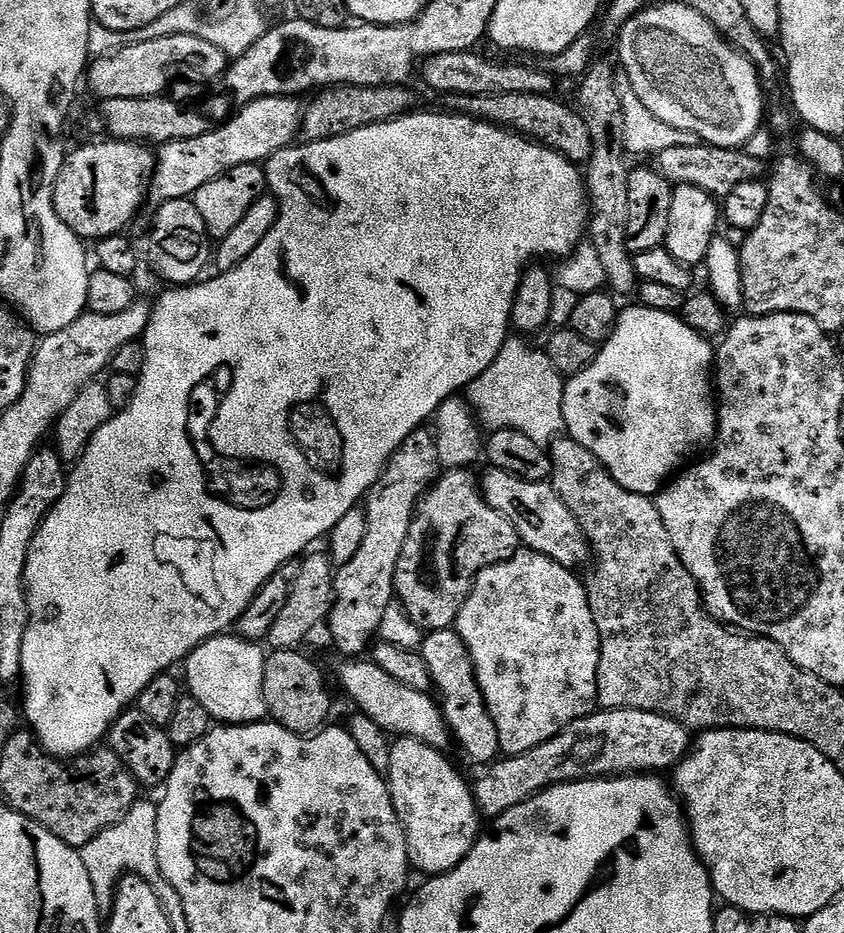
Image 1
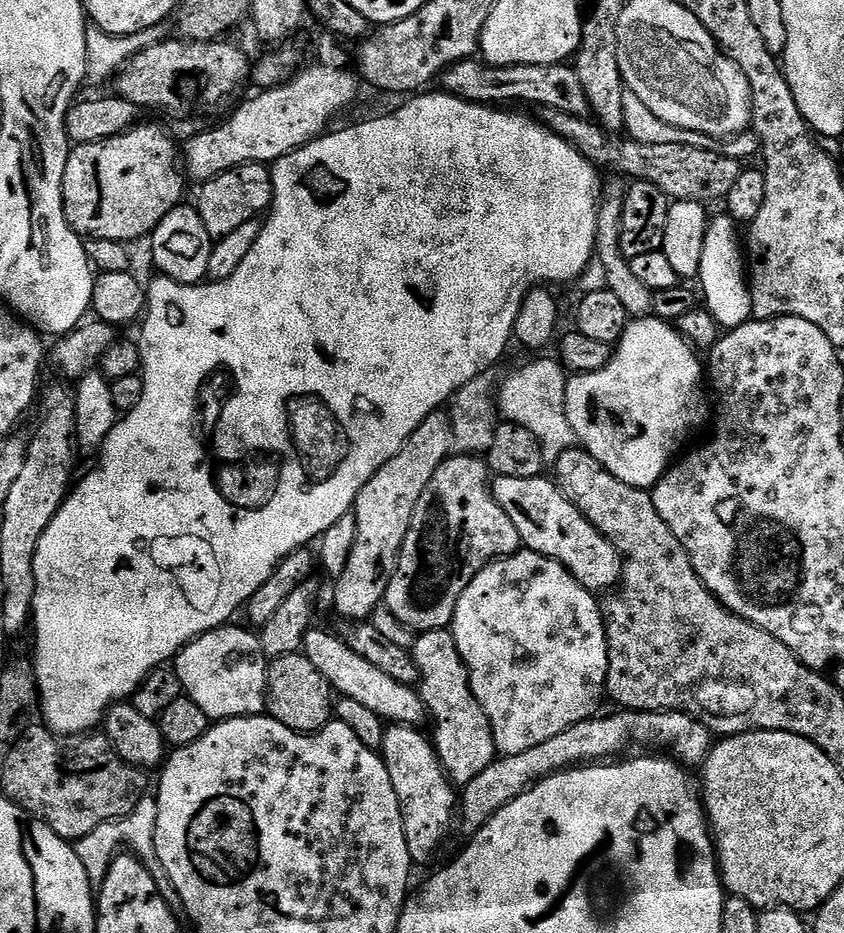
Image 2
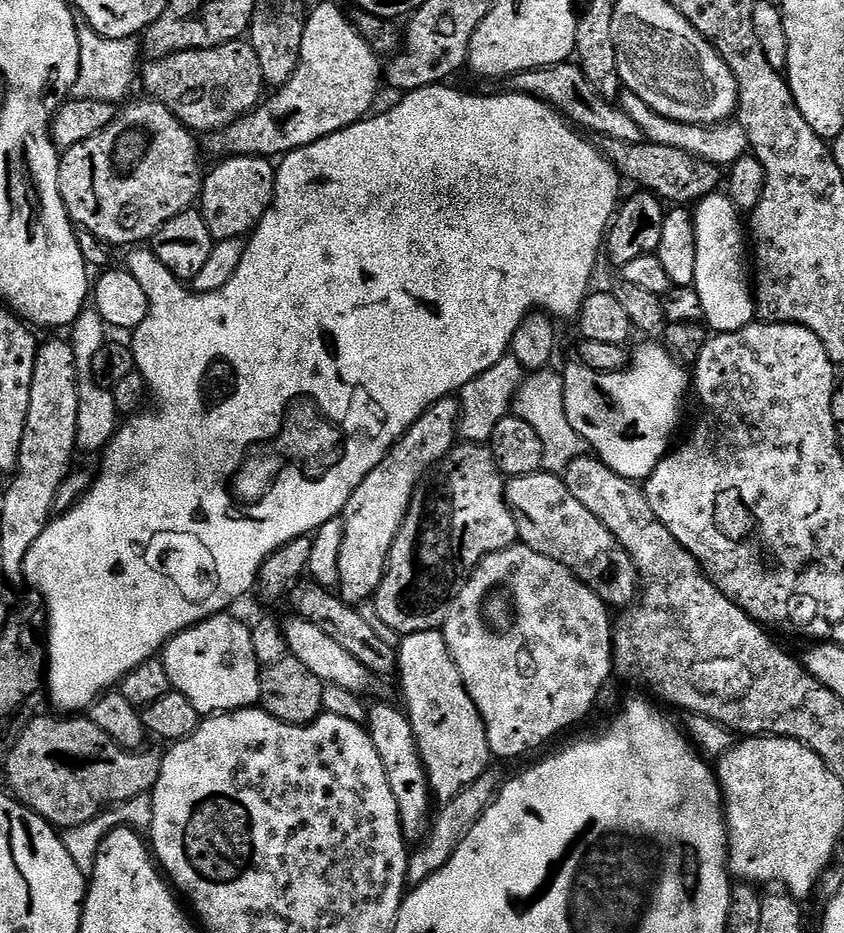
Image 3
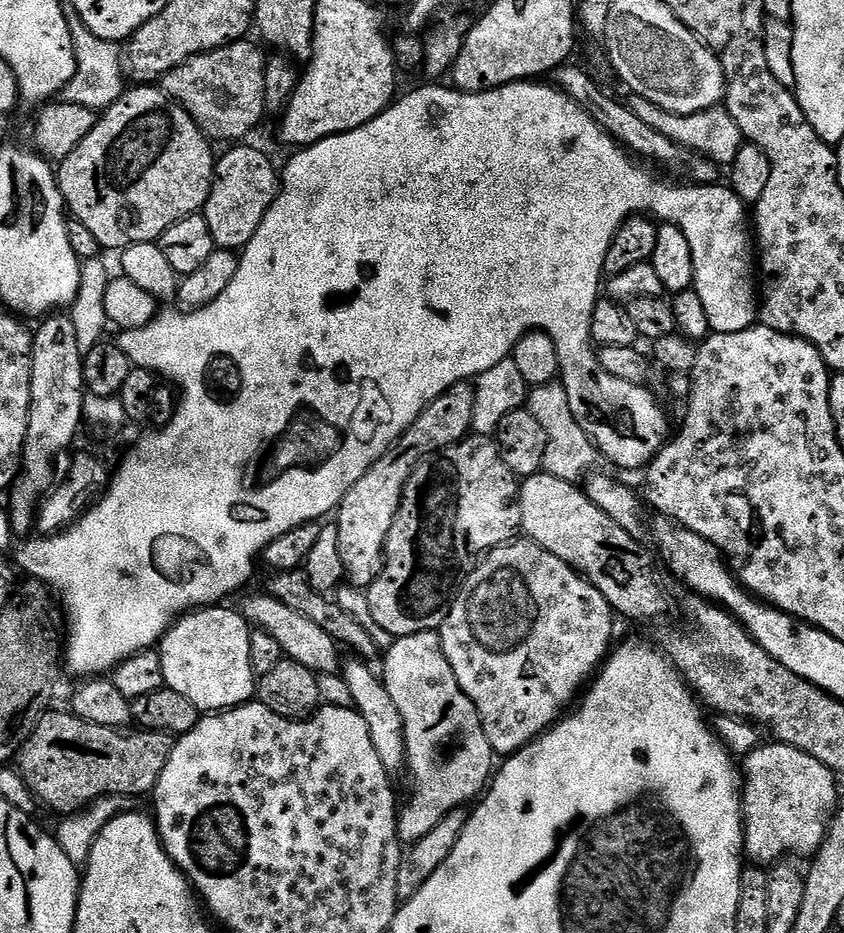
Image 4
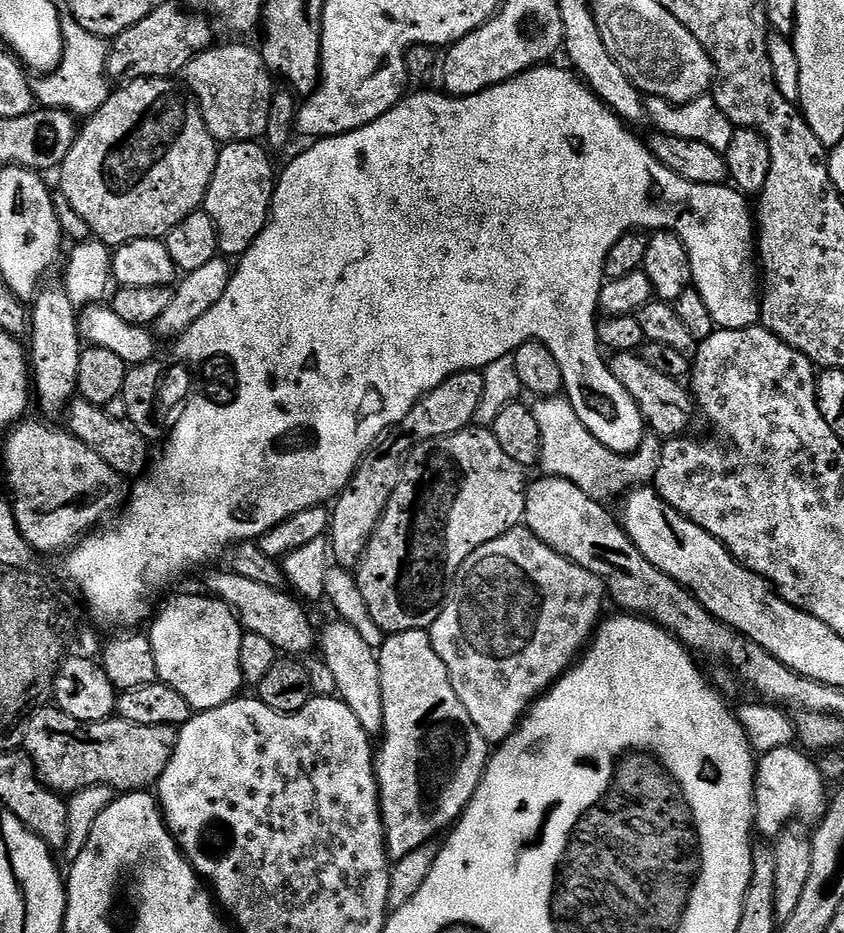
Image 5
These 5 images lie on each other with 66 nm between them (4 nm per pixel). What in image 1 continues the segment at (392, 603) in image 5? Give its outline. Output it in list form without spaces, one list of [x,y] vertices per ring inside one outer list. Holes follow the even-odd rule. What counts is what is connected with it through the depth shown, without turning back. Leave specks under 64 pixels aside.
[[[468,470],[445,471],[425,492],[418,511],[413,515],[410,534],[406,534],[406,542],[398,558],[395,599],[410,622],[417,624],[425,633],[453,627],[466,598],[472,593],[478,574],[498,562],[506,562],[522,547],[520,535],[512,523],[484,501],[477,477],[471,474]]]

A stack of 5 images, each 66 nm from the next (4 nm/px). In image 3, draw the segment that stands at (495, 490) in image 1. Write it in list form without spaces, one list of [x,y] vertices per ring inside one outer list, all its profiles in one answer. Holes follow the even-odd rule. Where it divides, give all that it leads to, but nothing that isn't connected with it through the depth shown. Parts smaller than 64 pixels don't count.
[[[541,470],[529,476],[513,476],[507,481],[504,499],[508,501],[508,509],[514,514],[519,543],[566,566],[566,570],[575,574],[586,587],[594,590],[594,594],[598,594],[598,598],[602,598],[604,603],[613,609],[623,610],[637,599],[640,575],[636,573],[632,556],[622,546],[622,542],[618,542],[618,538],[614,538],[614,534],[610,534],[610,530],[606,530],[606,526],[602,526],[602,522],[598,522],[598,518],[594,518],[594,514],[590,514],[590,510],[586,510],[586,506],[582,506],[578,498],[574,498],[574,494],[570,494],[559,475]]]

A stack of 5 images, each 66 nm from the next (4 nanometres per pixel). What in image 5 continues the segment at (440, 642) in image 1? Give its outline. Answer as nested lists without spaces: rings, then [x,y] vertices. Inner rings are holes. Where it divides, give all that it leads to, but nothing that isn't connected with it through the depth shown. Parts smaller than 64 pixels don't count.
[[[419,628],[418,630],[406,630],[405,632],[393,632],[384,641],[384,645],[378,651],[380,658],[380,681],[382,682],[382,714],[384,715],[384,726],[382,729],[382,737],[384,736],[384,741],[379,741],[378,747],[374,752],[374,763],[376,765],[376,781],[380,787],[380,813],[384,819],[384,842],[388,845],[388,858],[389,861],[395,862],[406,858],[406,854],[411,854],[413,850],[418,850],[423,844],[431,844],[437,838],[436,835],[441,832],[441,834],[447,833],[449,829],[455,825],[456,821],[463,816],[464,812],[468,809],[468,803],[474,798],[474,794],[478,790],[478,786],[482,782],[484,777],[484,771],[488,765],[490,759],[490,745],[486,738],[482,738],[482,734],[478,734],[478,726],[474,726],[474,721],[470,718],[470,714],[466,714],[466,706],[462,706],[462,698],[458,698],[458,694],[454,694],[454,686],[450,682],[450,674],[446,670],[446,662],[442,662],[442,658],[438,658],[438,650],[434,650],[434,642],[432,641],[431,631]]]

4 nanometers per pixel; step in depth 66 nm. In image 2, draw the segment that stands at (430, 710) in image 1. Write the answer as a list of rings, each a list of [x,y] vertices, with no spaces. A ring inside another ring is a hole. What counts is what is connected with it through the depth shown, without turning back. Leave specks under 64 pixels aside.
[[[319,626],[308,629],[304,636],[302,655],[318,669],[318,674],[330,682],[333,693],[340,698],[354,698],[366,710],[372,710],[378,714],[378,718],[388,724],[407,724],[409,726],[420,726],[425,723],[426,713],[424,703],[419,691],[413,685],[403,684],[395,678],[389,678],[383,670],[377,670],[362,654],[354,654],[350,650],[347,639],[331,636],[323,632]]]

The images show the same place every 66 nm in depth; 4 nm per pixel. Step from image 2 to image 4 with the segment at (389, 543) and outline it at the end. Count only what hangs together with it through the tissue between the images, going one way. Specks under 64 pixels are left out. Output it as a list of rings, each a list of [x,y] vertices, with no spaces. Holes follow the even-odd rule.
[[[471,383],[455,384],[450,386],[422,414],[412,423],[407,430],[401,434],[395,444],[350,486],[346,498],[342,498],[339,508],[334,513],[334,523],[338,530],[338,554],[342,556],[342,566],[344,567],[344,580],[349,585],[361,590],[366,590],[371,586],[374,578],[380,573],[380,567],[384,564],[384,546],[386,538],[390,534],[390,526],[394,526],[394,518],[398,514],[398,506],[402,502],[402,494],[410,474],[416,469],[417,464],[429,456],[431,452],[439,452],[441,448],[449,448],[452,444],[457,444],[465,436],[473,431],[471,419],[474,411],[475,390]]]

